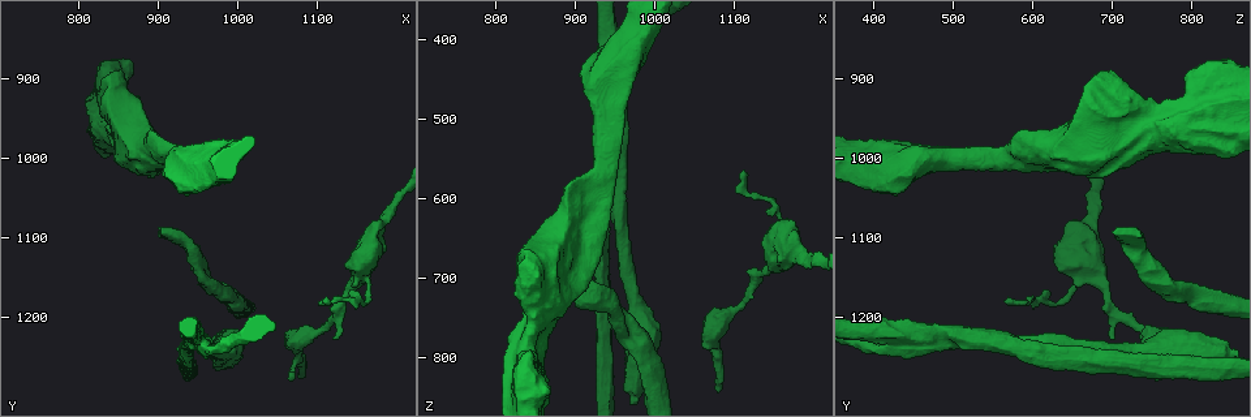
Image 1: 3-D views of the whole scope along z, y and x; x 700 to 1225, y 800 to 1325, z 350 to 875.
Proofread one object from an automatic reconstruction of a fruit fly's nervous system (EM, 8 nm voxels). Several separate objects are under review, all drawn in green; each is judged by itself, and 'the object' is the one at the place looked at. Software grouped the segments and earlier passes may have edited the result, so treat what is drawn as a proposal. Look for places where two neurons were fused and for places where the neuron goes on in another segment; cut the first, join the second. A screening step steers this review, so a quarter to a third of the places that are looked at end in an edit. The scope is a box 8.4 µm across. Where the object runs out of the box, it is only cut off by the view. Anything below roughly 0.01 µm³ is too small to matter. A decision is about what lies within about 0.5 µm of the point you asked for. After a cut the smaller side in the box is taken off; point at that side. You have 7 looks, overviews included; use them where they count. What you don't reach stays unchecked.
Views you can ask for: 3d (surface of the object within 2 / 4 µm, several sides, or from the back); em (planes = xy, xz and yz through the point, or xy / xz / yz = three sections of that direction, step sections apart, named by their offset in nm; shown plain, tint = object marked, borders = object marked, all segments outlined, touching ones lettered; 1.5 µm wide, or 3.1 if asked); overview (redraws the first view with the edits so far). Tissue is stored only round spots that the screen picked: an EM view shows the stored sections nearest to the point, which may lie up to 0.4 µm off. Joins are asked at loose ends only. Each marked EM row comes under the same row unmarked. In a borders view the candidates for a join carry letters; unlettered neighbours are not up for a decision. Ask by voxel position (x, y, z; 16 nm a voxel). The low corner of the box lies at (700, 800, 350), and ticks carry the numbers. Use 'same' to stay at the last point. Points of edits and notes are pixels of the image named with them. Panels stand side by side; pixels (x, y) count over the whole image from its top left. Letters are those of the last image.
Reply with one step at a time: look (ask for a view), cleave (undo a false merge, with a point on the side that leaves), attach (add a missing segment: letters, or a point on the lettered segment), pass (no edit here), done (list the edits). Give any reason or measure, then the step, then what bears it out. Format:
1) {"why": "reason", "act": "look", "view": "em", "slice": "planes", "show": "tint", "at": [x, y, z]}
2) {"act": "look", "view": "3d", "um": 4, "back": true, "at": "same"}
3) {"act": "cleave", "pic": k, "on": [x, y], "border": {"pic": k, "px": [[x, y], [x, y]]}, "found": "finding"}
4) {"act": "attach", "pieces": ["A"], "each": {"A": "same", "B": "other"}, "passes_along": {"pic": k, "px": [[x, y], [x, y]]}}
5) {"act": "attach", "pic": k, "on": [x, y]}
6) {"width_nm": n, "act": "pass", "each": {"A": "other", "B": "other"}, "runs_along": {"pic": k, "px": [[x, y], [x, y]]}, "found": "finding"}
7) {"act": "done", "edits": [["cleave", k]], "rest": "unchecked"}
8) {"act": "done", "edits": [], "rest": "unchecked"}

{"why": "calibre changes", "act": "look", "view": "3d", "um": 4, "at": [980, 1240, 735]}

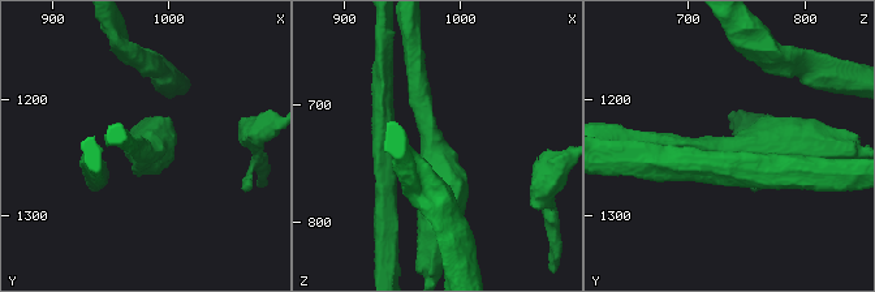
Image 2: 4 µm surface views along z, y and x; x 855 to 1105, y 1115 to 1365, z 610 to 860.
{"arm_widths_nm": [240, 650], "why": "shape alone is not enough", "act": "look", "view": "em", "slice": "xz", "step": 4, "show": "tint", "at": [980, 1244, 732]}

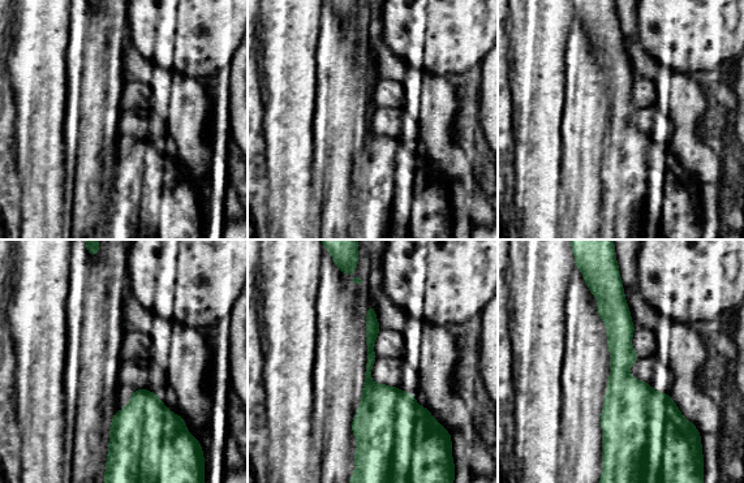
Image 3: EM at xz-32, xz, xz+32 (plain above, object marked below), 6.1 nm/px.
{"why": "what lies round it", "act": "look", "view": "em", "slice": "xz", "step": 4, "show": "borders", "at": "same"}

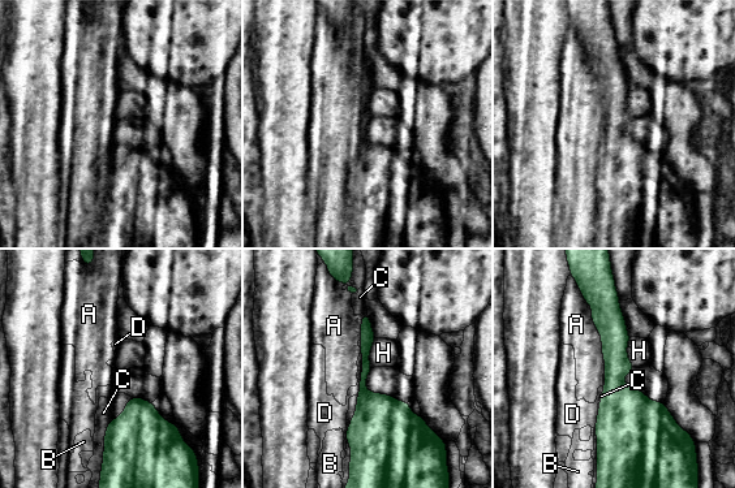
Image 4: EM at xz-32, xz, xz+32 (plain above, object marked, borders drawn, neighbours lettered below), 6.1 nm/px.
{"longest_contact_nm": ["A", 400], "act": "pass", "each": {"A": "other", "B": "other", "C": "other", "D": "other", "H": "other"}, "border": {"pic": 4, "px": [[375, 338], [369, 354], [372, 367]]}, "found": "one neuron here"}

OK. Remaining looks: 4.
{"why": "branch stops here", "act": "look", "view": "3d", "um": 2, "at": [1125, 1230, 700]}

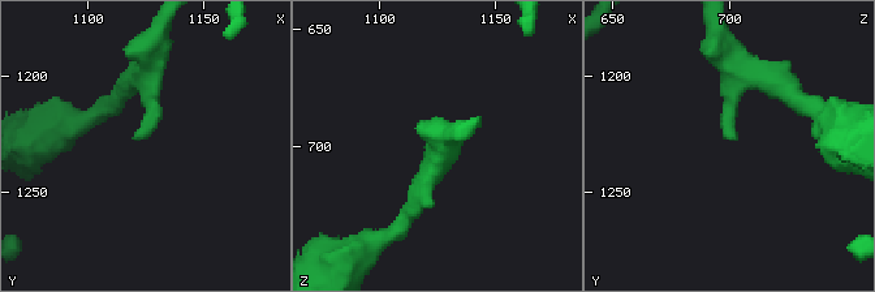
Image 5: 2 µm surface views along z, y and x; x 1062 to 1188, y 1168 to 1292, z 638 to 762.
{"why": "need the tissue", "act": "look", "view": "em", "slice": "planes", "show": "borders", "at": [1121, 1227, 703]}

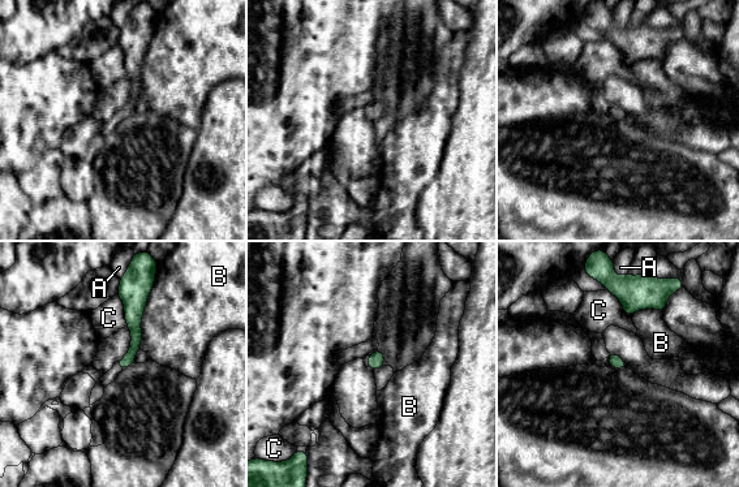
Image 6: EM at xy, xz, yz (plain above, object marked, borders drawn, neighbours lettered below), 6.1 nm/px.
{"longest_contact_nm": ["B", 420], "act": "pass", "each": {"A": "other", "B": "other", "C": "other"}, "border": {"pic": 6, "px": [[154, 281], [141, 319], [138, 348]]}, "found": "none of them fits"}

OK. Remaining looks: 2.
{"act": "done", "edits": [], "rest": "unchecked"}

